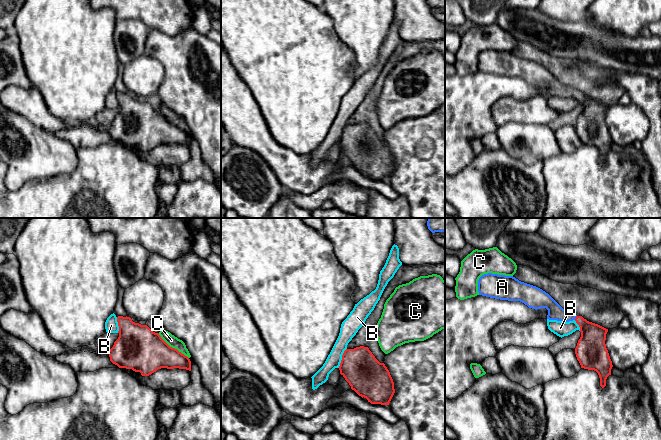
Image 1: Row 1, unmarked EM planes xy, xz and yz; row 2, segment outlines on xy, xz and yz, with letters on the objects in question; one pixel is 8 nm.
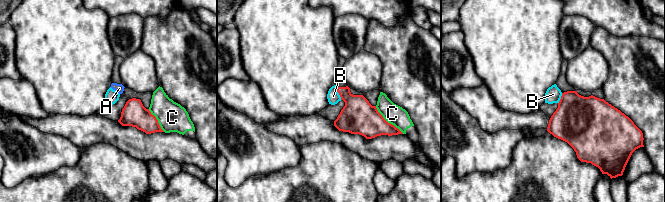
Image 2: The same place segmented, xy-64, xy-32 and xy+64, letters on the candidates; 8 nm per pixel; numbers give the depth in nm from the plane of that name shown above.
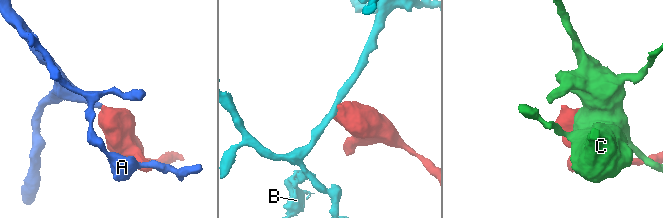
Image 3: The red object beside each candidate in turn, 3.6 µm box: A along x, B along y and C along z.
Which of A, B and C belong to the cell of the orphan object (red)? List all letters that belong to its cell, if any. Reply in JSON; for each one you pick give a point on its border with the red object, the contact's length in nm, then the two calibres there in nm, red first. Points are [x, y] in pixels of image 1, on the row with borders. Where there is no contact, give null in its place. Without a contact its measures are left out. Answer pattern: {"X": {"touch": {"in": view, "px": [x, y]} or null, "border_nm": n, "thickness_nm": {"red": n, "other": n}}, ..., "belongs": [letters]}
{"A": {"touch": {"in": "yz", "px": [576, 317]}, "border_nm": 40, "thickness_nm": {"red": 220, "other": 130}}, "belongs": ["A"]}

